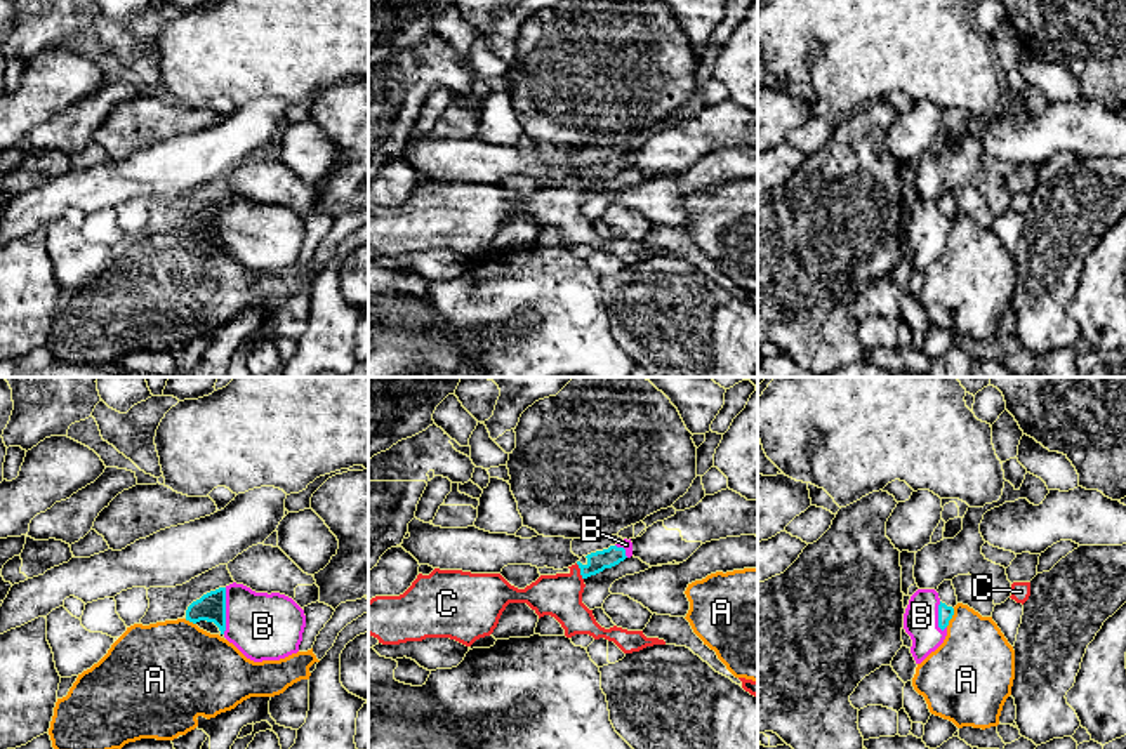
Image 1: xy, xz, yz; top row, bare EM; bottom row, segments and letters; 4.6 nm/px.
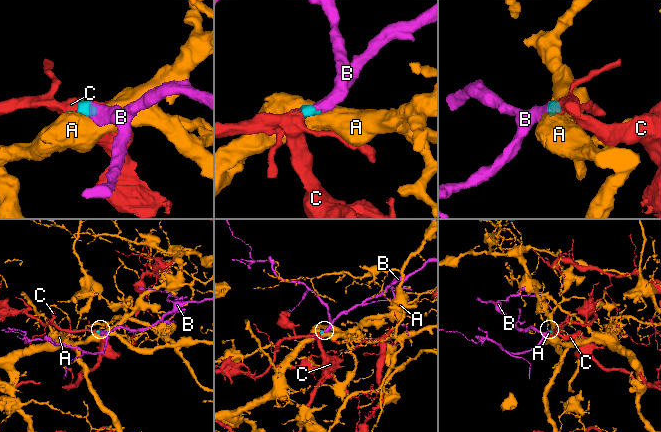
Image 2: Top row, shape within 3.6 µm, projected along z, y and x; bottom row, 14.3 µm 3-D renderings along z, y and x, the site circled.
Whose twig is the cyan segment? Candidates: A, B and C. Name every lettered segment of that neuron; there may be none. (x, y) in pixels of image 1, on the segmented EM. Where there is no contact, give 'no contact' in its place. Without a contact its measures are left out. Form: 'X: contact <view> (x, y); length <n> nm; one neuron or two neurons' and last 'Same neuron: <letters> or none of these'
A: contact yz (951, 617); length 100 nm; two neurons
B: contact xy (225, 610); length 220 nm; one neuron
C: contact xz (581, 572); length 90 nm; one neuron
Same neuron: B, C

